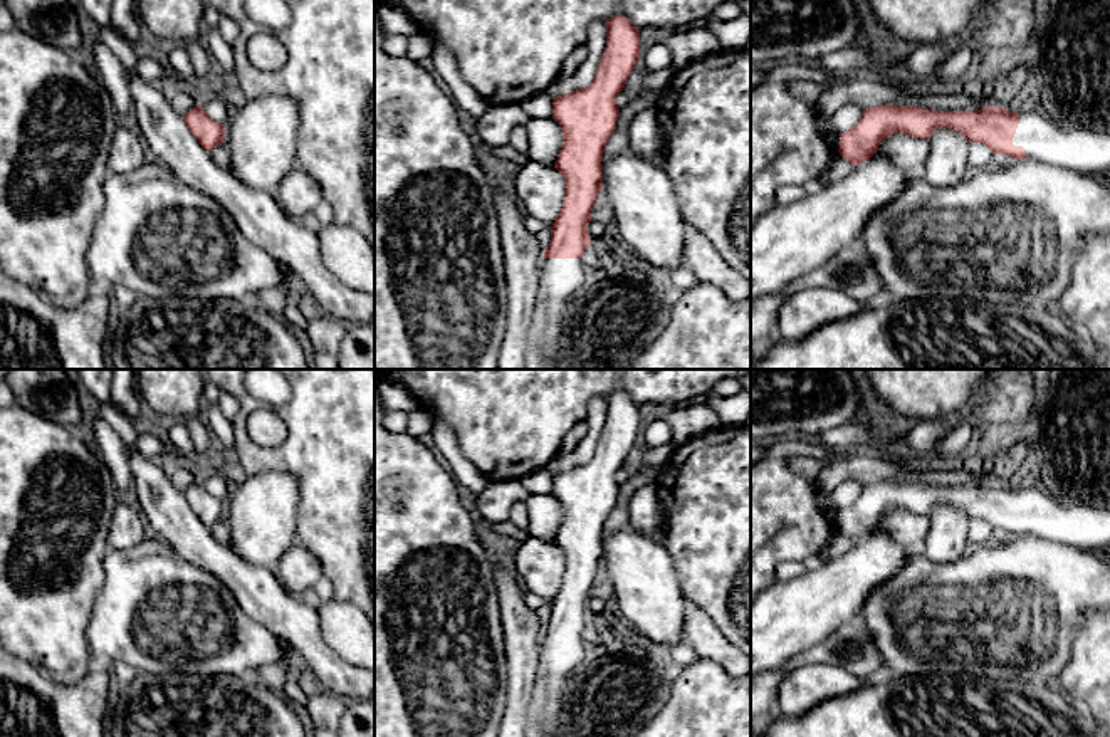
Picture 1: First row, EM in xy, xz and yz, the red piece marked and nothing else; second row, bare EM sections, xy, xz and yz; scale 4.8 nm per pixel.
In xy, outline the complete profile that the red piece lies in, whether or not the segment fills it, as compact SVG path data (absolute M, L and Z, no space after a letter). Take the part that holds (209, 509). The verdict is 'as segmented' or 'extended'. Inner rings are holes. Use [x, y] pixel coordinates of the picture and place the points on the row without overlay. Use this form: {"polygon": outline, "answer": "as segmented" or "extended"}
{"polygon": "M198 480L185 492L185 499L203 525L212 527L218 519L225 515L223 500L215 499Z", "answer": "as segmented"}

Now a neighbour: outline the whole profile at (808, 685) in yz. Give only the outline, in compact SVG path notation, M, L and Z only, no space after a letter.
M830 663L803 665L783 677L778 707L786 717L799 717L818 703L855 692L863 685L843 666Z

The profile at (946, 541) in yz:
M940 504L929 514L925 556L934 562L957 561L971 546L967 542L969 517L957 507Z

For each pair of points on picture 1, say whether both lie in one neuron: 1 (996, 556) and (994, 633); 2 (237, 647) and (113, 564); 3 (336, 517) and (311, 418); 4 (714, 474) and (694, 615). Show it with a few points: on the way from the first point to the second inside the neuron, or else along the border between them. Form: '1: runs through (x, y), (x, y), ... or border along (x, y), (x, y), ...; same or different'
1: runs through (996, 574), (994, 615); same
2: runs through (207, 632), (172, 616), (143, 588); same
3: runs through (336, 492), (336, 444); same
4: border along (687, 601), (692, 601), (722, 635); different

